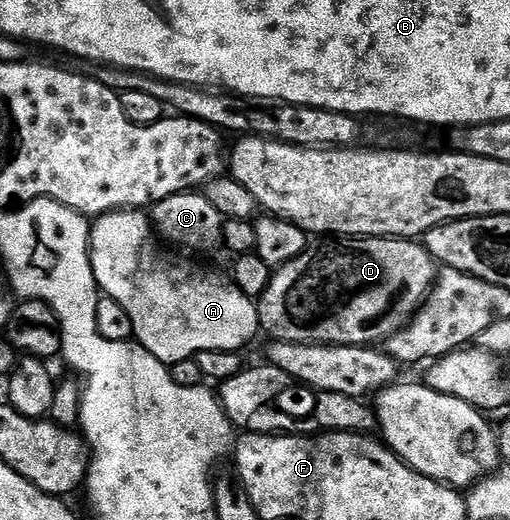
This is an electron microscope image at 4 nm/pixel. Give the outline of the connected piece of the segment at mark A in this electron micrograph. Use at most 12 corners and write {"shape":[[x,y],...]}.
{"shape":[[148,215],[91,227],[91,267],[164,364],[242,351],[256,299],[178,266]]}

